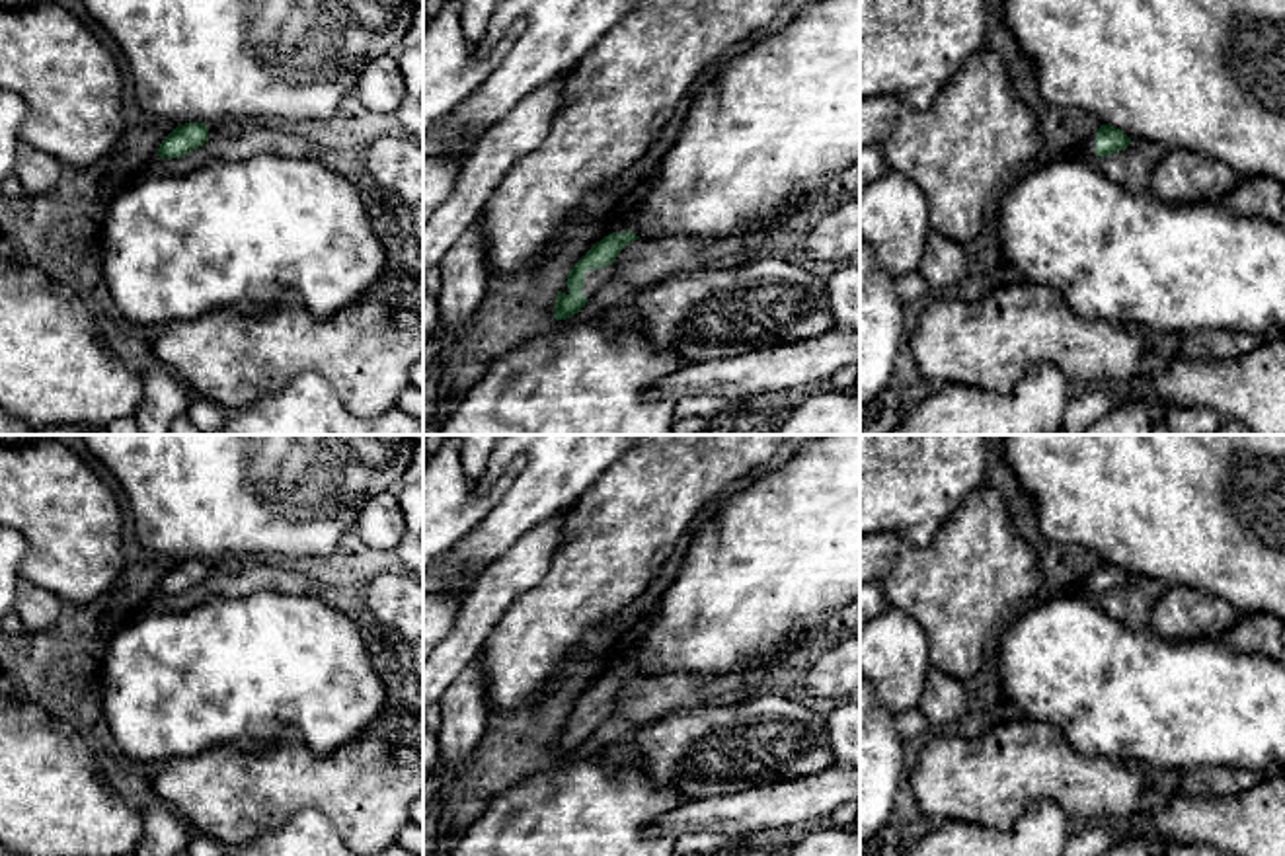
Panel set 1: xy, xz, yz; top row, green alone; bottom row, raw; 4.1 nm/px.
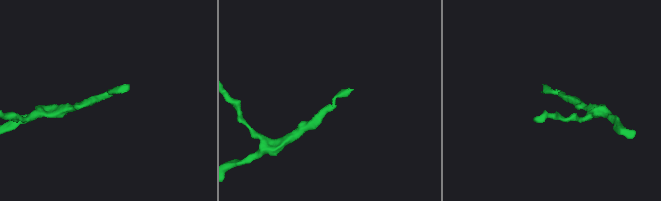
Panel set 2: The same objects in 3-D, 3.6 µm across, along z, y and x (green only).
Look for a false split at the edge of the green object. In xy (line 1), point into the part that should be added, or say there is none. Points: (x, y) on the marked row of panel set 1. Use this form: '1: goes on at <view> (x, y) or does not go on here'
1: does not go on here

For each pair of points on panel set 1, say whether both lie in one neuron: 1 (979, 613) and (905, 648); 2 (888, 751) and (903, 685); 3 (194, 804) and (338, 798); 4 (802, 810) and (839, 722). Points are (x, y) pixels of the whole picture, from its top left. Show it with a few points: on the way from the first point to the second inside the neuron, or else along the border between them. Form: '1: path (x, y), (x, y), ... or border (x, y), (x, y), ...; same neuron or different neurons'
1: border (892, 609), (901, 609), (923, 628), (933, 667); different neurons
2: border (880, 700), (895, 714); different neurons
3: path (229, 794), (303, 794); same neuron
4: border (835, 763), (839, 767); different neurons

